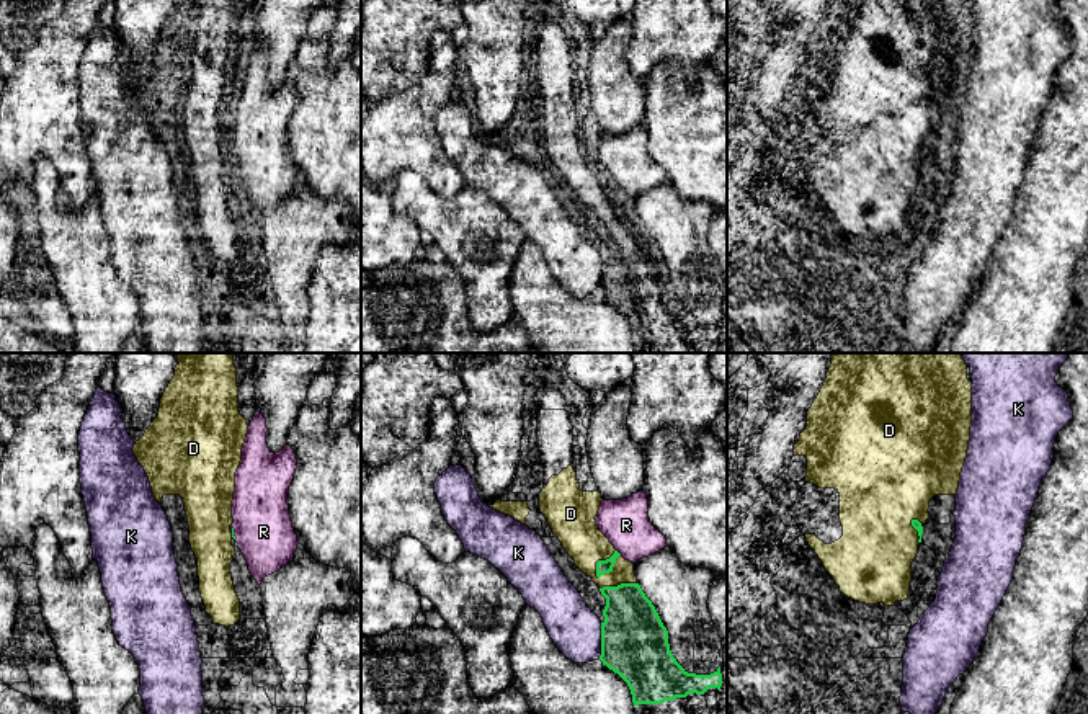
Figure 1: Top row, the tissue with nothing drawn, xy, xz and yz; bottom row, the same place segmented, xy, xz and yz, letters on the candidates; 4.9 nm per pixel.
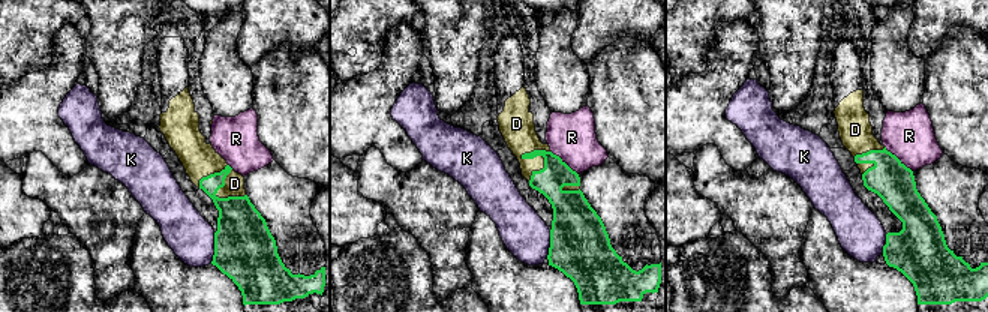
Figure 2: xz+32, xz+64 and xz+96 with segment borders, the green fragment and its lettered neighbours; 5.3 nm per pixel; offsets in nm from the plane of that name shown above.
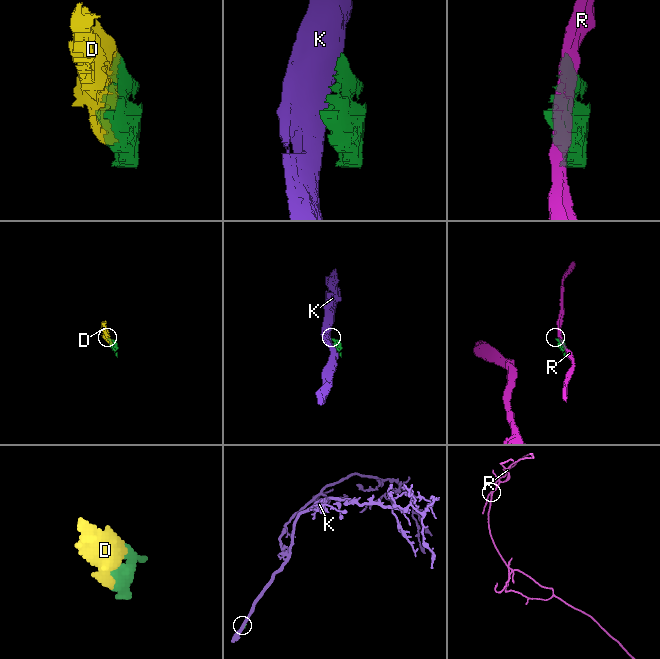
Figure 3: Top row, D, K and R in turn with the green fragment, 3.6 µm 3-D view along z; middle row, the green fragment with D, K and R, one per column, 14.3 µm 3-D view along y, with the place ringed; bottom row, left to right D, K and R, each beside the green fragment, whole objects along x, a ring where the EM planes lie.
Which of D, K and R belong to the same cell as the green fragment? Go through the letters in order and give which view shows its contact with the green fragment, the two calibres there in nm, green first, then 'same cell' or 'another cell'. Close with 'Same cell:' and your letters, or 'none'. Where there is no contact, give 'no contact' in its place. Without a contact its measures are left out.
D: contact in xz; calibres 70 and 220 nm; same cell
K: contact in xz; calibres 340 and 240 nm; another cell
R: contact in xz; calibres 70 and 220 nm; another cell
Same cell: D

